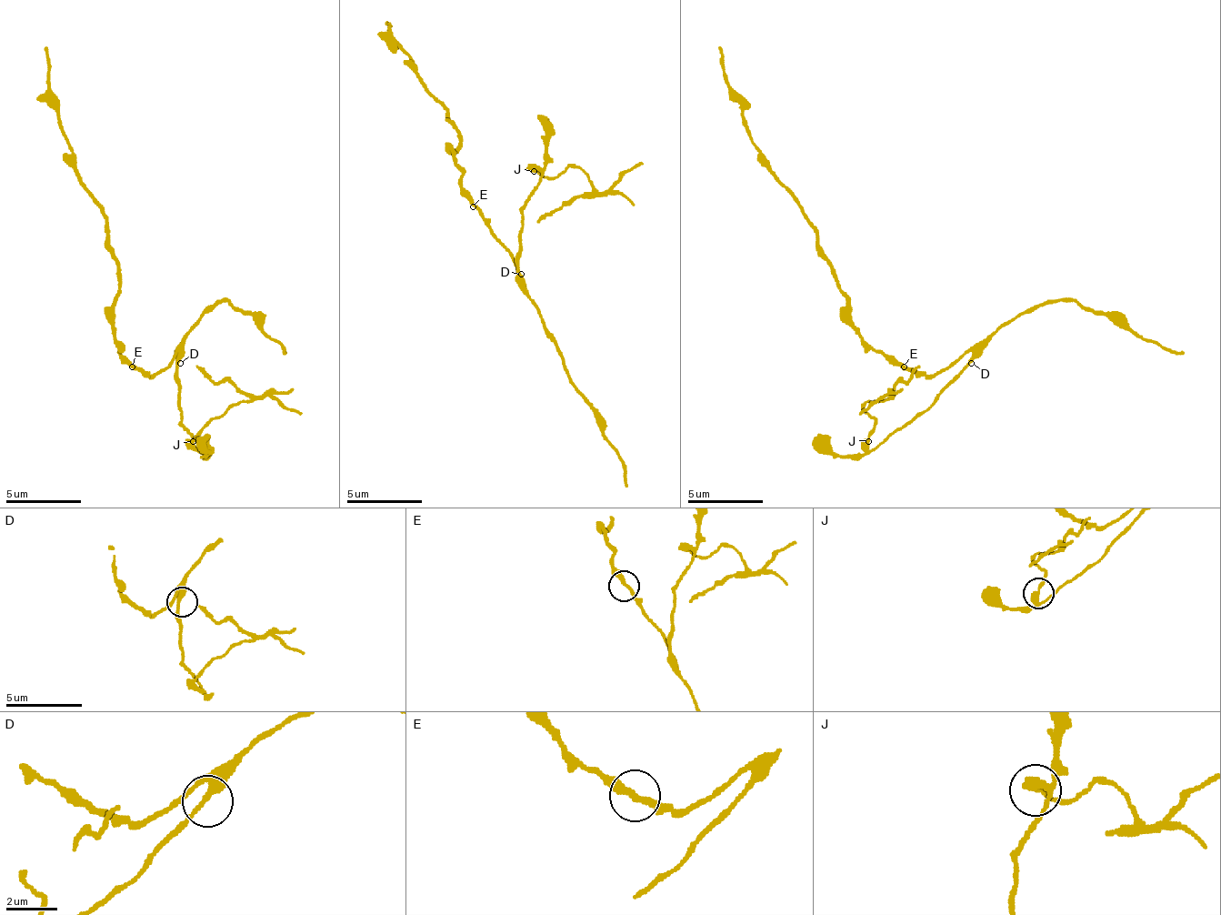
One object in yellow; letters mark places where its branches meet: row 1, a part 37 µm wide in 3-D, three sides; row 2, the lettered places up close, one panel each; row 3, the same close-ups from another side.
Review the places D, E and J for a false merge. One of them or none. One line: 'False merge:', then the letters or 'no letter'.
False merge: J

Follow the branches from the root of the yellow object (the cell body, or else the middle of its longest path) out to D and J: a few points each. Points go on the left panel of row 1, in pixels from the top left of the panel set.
D: (132, 363), (143, 374), (158, 374), (173, 359), (173, 355), (180, 363)
J: (132, 363), (143, 374), (158, 374), (173, 355), (176, 359), (180, 423), (199, 449), (192, 442)

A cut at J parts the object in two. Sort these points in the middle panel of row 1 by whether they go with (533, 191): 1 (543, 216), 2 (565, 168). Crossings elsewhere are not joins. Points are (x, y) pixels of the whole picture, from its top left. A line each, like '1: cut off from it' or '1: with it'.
1: cut off from it
2: cut off from it

